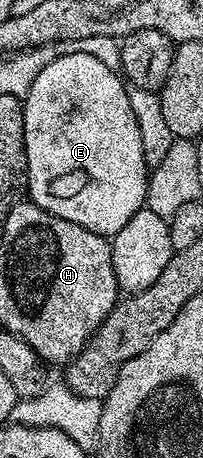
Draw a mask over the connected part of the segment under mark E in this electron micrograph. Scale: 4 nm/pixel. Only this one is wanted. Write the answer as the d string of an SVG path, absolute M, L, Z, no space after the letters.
M84 52L70 53L64 57L53 59L53 63L49 63L49 67L42 69L41 75L37 75L37 79L33 79L27 96L22 98L22 102L23 134L25 135L25 151L27 152L27 183L25 189L26 192L31 192L28 193L30 200L40 205L45 211L49 211L61 219L69 219L69 223L77 223L94 233L113 235L117 231L121 231L121 227L125 227L125 223L129 223L129 219L133 219L135 212L144 208L147 200L147 178L149 176L149 166L145 159L145 147L141 139L141 127L133 113L131 94L124 78L116 70L105 67L105 63L101 63L101 59L97 59L93 55Z

